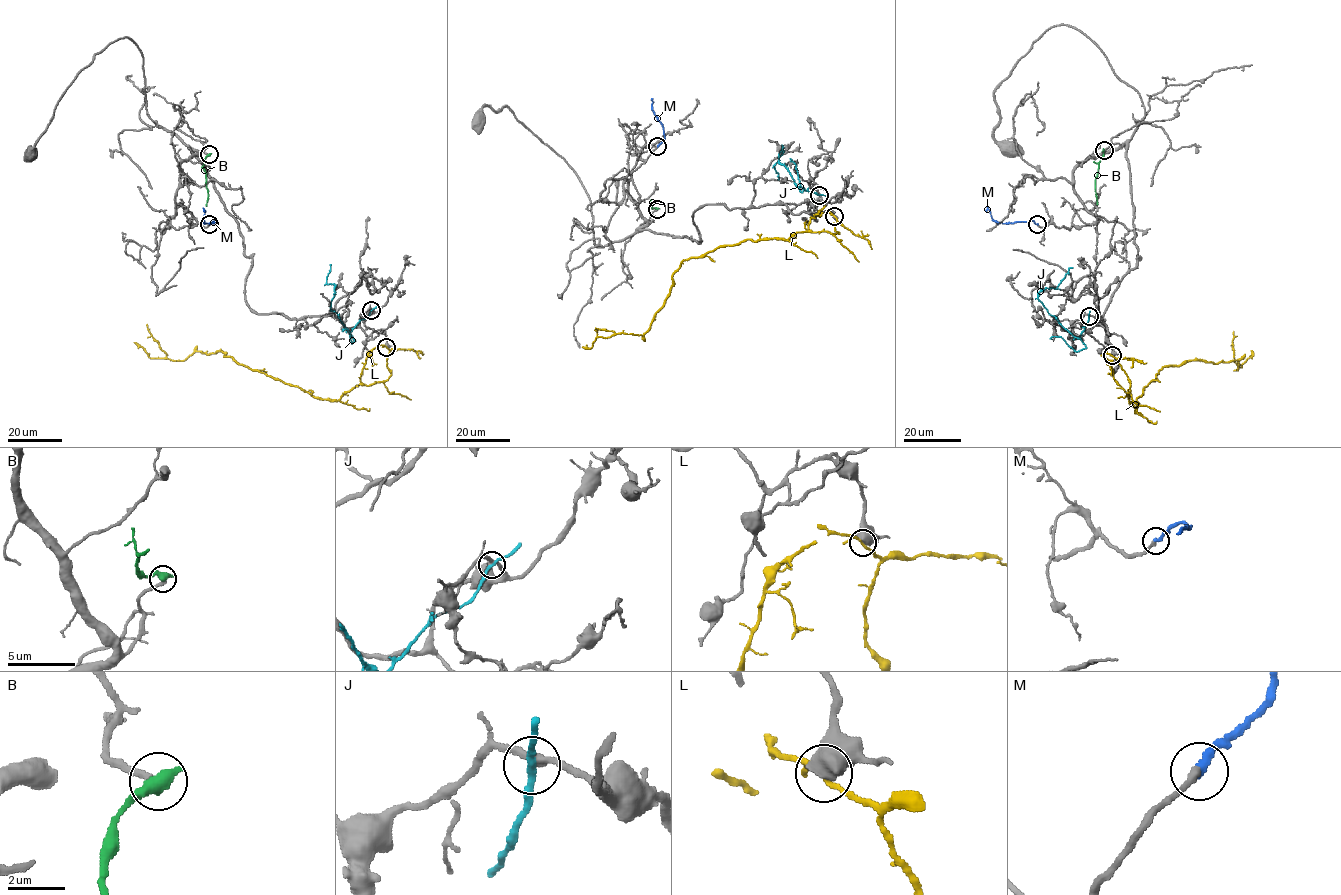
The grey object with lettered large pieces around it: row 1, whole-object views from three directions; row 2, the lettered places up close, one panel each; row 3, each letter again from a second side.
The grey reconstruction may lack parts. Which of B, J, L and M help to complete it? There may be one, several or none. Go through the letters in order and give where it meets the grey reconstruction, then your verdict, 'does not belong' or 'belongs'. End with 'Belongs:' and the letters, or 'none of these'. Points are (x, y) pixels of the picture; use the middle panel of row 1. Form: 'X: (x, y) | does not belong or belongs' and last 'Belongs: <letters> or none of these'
B: (657, 209) | does not belong
J: (819, 195) | does not belong
L: (834, 216) | does not belong
M: (657, 146) | belongs
Belongs: M

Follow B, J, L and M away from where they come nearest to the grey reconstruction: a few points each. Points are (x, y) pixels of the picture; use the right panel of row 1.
B: (1104, 150), (1095, 179), (1098, 204)
J: (1089, 316), (1079, 338), (1070, 333), (1038, 299), (1038, 294), (1044, 290), (1057, 287), (1072, 267)
L: (1112, 355), (1130, 383), (1136, 412), (1136, 399), (1161, 369), (1233, 360), (1238, 370), (1251, 350)
M: (1037, 224), (1031, 220), (995, 222), (990, 212), (985, 211)

